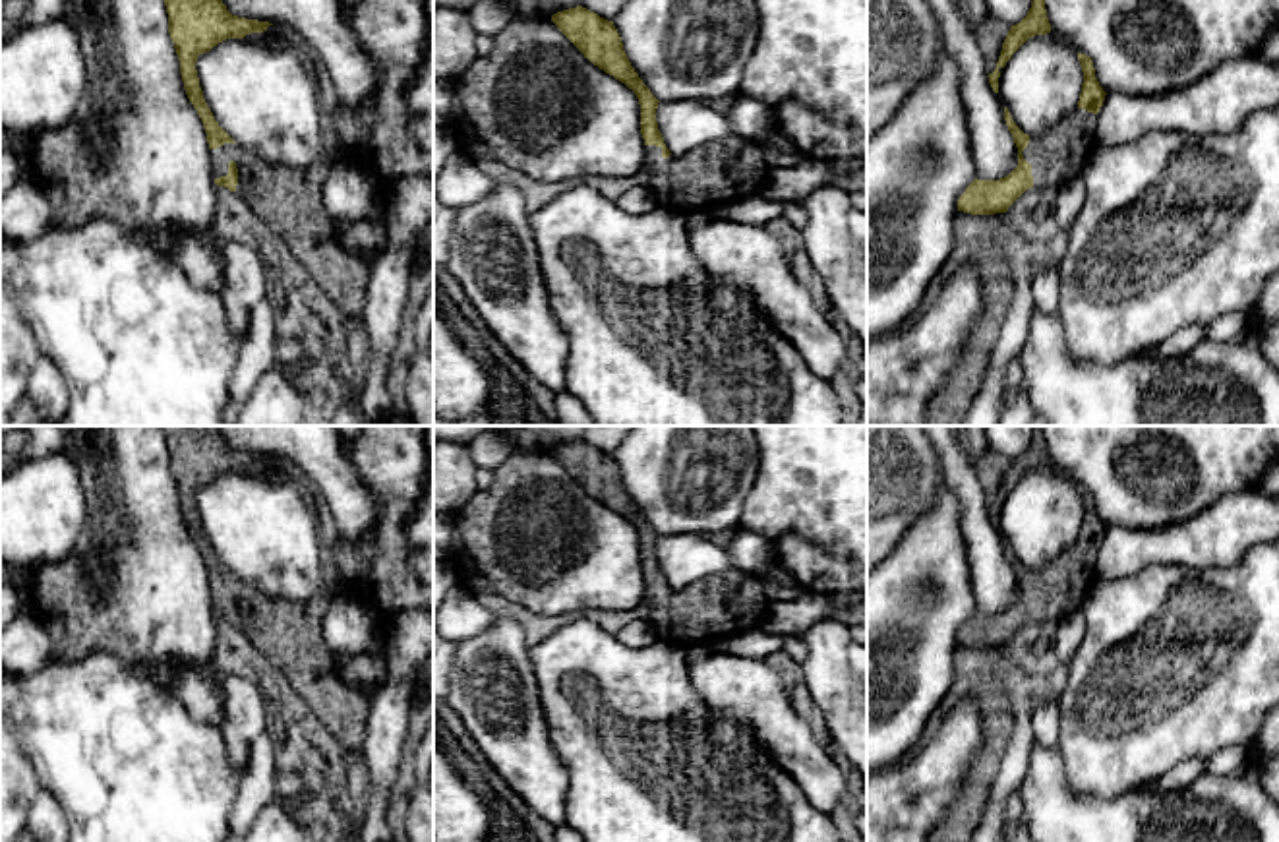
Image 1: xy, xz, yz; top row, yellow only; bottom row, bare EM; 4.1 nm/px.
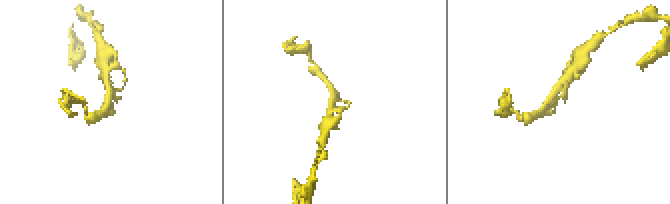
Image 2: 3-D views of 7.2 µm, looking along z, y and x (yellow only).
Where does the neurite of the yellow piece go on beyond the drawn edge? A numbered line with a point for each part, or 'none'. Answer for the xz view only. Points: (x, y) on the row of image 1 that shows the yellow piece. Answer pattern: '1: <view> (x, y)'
1: xz (707, 177)

